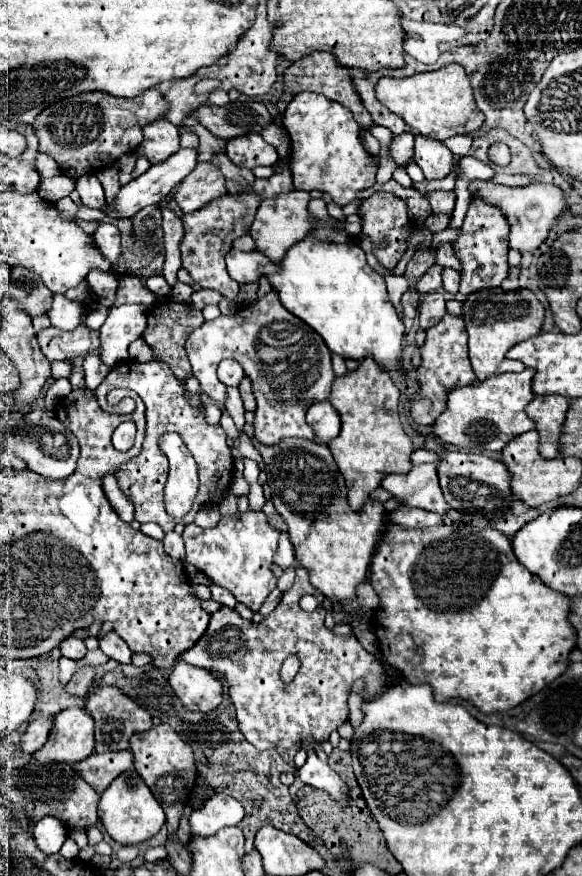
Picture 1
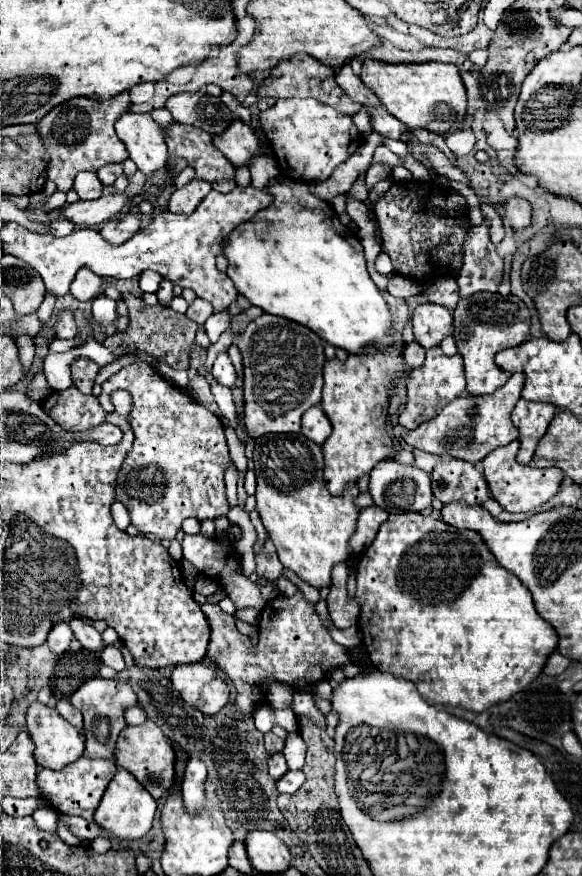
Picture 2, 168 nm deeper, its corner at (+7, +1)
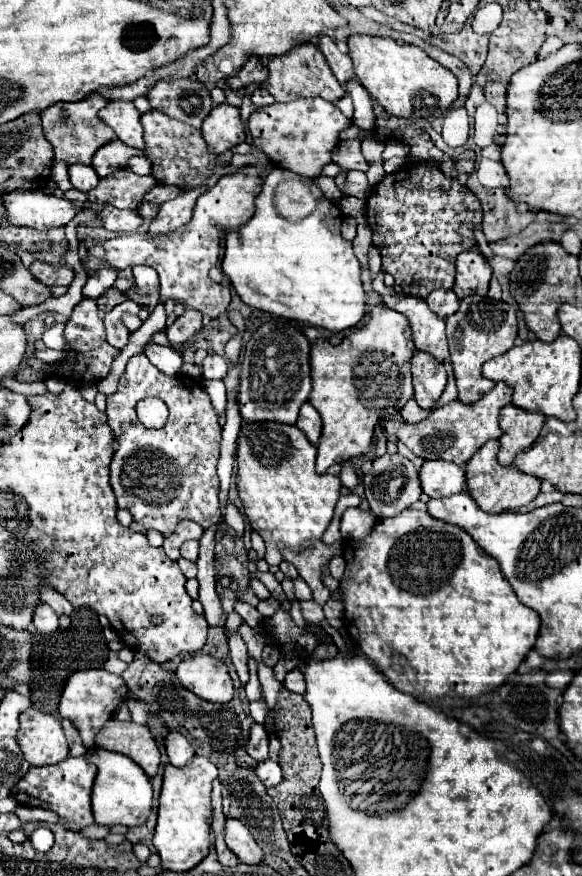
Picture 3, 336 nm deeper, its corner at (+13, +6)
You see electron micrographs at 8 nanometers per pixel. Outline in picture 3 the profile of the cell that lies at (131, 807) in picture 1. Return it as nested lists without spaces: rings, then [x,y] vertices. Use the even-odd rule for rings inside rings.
[[[90,748],[86,758],[98,768],[92,788],[92,812],[96,824],[104,826],[142,826],[148,820],[150,806],[152,806],[152,784],[146,772],[128,756],[114,754],[100,748]]]

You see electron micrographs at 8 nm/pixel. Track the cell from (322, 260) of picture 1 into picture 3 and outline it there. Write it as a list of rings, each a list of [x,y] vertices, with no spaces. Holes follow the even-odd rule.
[[[274,168],[266,176],[262,194],[256,198],[254,216],[242,228],[226,232],[226,246],[224,246],[226,250],[224,250],[222,270],[230,278],[234,290],[242,298],[242,302],[256,308],[256,310],[264,310],[274,316],[304,322],[310,326],[326,328],[330,332],[342,332],[346,328],[352,328],[366,314],[366,304],[364,304],[366,294],[362,290],[360,262],[356,260],[356,256],[352,252],[352,242],[348,242],[340,236],[340,224],[342,224],[340,208],[332,200],[324,198],[324,194],[314,184],[312,190],[318,200],[316,210],[298,222],[288,222],[288,220],[280,218],[278,212],[274,210],[272,198],[274,198],[274,190],[276,190],[278,182],[284,180],[282,174],[286,174],[286,178],[294,178],[292,172],[284,172],[282,168]]]

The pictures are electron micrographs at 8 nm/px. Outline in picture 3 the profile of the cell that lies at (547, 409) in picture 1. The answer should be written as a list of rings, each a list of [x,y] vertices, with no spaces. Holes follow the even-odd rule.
[[[508,404],[500,410],[500,428],[502,428],[502,436],[500,436],[500,452],[498,452],[498,462],[502,466],[510,466],[514,456],[520,450],[530,448],[544,424],[544,416],[540,412],[526,412],[522,408],[516,408],[514,404]]]

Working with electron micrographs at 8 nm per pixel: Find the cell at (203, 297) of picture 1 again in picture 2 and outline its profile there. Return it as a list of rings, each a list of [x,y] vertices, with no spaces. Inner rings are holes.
[[[196,297],[196,299],[190,303],[186,315],[188,315],[192,321],[196,321],[196,323],[204,323],[204,321],[212,315],[212,311],[214,311],[214,307],[210,305],[210,301]]]

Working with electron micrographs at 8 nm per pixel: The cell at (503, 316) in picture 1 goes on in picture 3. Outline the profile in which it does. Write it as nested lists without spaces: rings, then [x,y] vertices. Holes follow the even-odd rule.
[[[468,296],[460,302],[460,310],[446,320],[446,332],[452,356],[452,370],[458,386],[458,400],[462,404],[474,404],[494,388],[494,382],[482,376],[482,364],[498,354],[508,352],[514,346],[514,340],[518,336],[516,312],[506,302],[488,300],[488,296]]]

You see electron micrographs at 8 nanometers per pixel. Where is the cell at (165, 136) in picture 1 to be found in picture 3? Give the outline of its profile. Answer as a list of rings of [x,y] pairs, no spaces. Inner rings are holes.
[[[110,100],[100,112],[100,120],[104,120],[122,140],[124,144],[142,150],[144,148],[144,138],[142,138],[142,124],[140,124],[140,112],[132,102],[122,102],[122,100]]]

